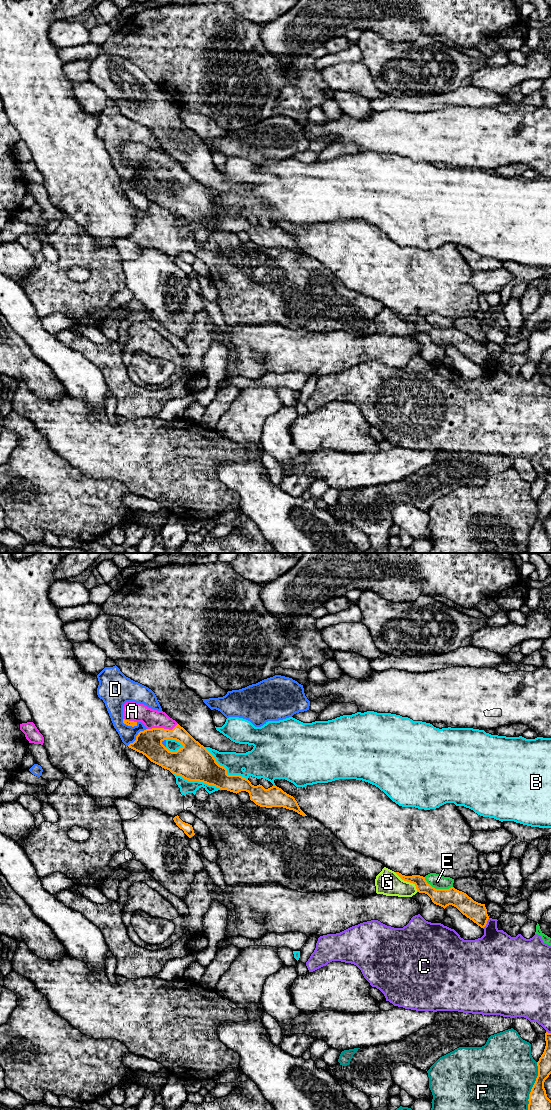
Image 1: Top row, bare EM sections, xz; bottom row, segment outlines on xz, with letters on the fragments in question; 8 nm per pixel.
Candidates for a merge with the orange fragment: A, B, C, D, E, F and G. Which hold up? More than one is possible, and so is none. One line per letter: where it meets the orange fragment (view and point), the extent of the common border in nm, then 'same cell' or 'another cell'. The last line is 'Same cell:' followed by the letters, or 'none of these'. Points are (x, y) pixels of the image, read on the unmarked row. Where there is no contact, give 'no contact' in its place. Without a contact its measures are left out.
A: xz (162, 168) | 260 nm | same cell
B: xz (226, 209) | 440 nm | another cell
C: xz (486, 363) | 100 nm | another cell
D: xz (136, 176) | 220 nm | another cell
E: xz (437, 329) | 240 nm | another cell
F: xz (532, 527) | 420 nm | another cell
G: xz (407, 321) | 240 nm | another cell
Same cell: A

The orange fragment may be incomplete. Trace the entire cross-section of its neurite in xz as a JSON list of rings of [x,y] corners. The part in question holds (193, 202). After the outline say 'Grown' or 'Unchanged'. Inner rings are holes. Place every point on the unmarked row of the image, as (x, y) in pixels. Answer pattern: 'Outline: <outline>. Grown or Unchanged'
Outline: [[[126,142],[123,146],[123,163],[128,166],[137,166],[142,162],[147,168],[140,171],[136,180],[128,185],[129,188],[142,193],[151,202],[169,210],[175,215],[179,215],[188,221],[199,221],[208,225],[213,225],[221,230],[227,230],[233,233],[246,231],[249,233],[250,240],[260,247],[272,248],[283,247],[293,250],[302,256],[307,256],[299,247],[295,238],[281,228],[272,226],[265,229],[262,225],[254,226],[251,222],[240,215],[228,215],[227,209],[216,202],[214,196],[198,181],[196,181],[183,167],[175,160],[170,158],[165,152],[157,151],[147,147],[144,144],[135,142]],[[167,179],[176,180],[183,185],[176,192],[169,191],[162,182]]]. Grown

